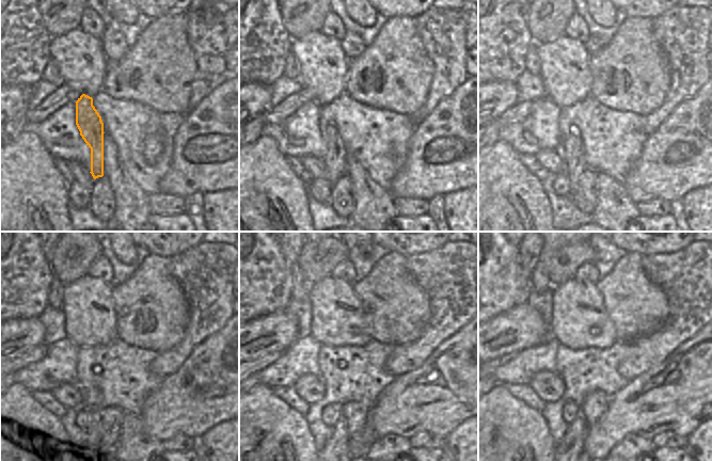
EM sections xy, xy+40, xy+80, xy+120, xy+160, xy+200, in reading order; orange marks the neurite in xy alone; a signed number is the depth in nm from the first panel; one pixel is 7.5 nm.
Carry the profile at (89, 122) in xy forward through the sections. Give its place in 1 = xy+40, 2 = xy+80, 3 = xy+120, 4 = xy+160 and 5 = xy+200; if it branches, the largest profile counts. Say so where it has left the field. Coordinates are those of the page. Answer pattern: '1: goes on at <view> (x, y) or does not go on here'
1: goes on at xy+40 (335, 158)
2: goes on at xy+80 (571, 148)
3: goes on at xy+120 (95, 427)
4: goes on at xy+160 (336, 448)
5: goes on at xy+200 (570, 448)

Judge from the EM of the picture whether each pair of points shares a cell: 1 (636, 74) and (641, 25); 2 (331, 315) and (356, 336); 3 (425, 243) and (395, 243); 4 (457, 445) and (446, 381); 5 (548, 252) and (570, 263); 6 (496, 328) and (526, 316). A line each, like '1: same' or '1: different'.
1: same
2: same
3: same
4: different
5: different
6: same

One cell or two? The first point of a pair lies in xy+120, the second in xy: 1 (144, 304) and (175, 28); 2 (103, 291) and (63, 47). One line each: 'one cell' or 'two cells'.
1: one cell
2: one cell

